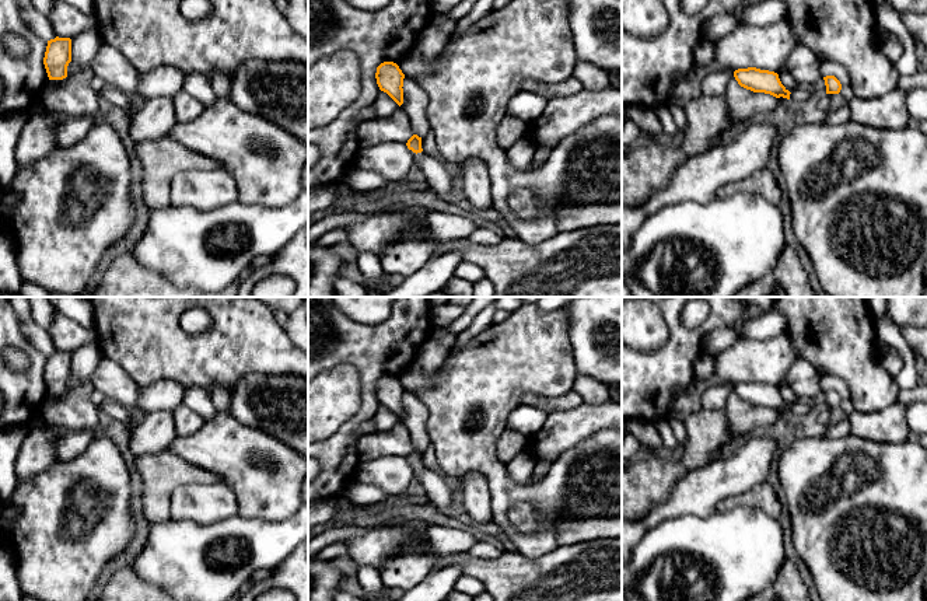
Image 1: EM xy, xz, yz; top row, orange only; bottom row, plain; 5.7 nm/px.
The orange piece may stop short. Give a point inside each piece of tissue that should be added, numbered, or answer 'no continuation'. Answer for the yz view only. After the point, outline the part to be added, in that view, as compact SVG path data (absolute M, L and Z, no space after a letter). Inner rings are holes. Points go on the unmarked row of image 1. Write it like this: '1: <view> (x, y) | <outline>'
1: yz (801, 406) | M798 399L791 405L790 413L800 417L800 416L809 413L815 406L816 405L814 401Z

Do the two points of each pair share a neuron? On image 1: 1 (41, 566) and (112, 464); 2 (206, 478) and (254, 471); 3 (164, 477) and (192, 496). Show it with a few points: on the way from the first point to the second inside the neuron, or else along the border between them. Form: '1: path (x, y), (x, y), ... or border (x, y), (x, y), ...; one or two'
1: path (73, 549), (84, 549), (108, 523), (118, 496); one
2: border (188, 463), (214, 471), (221, 479); two
3: border (212, 482), (182, 484), (171, 496), (168, 517); two

